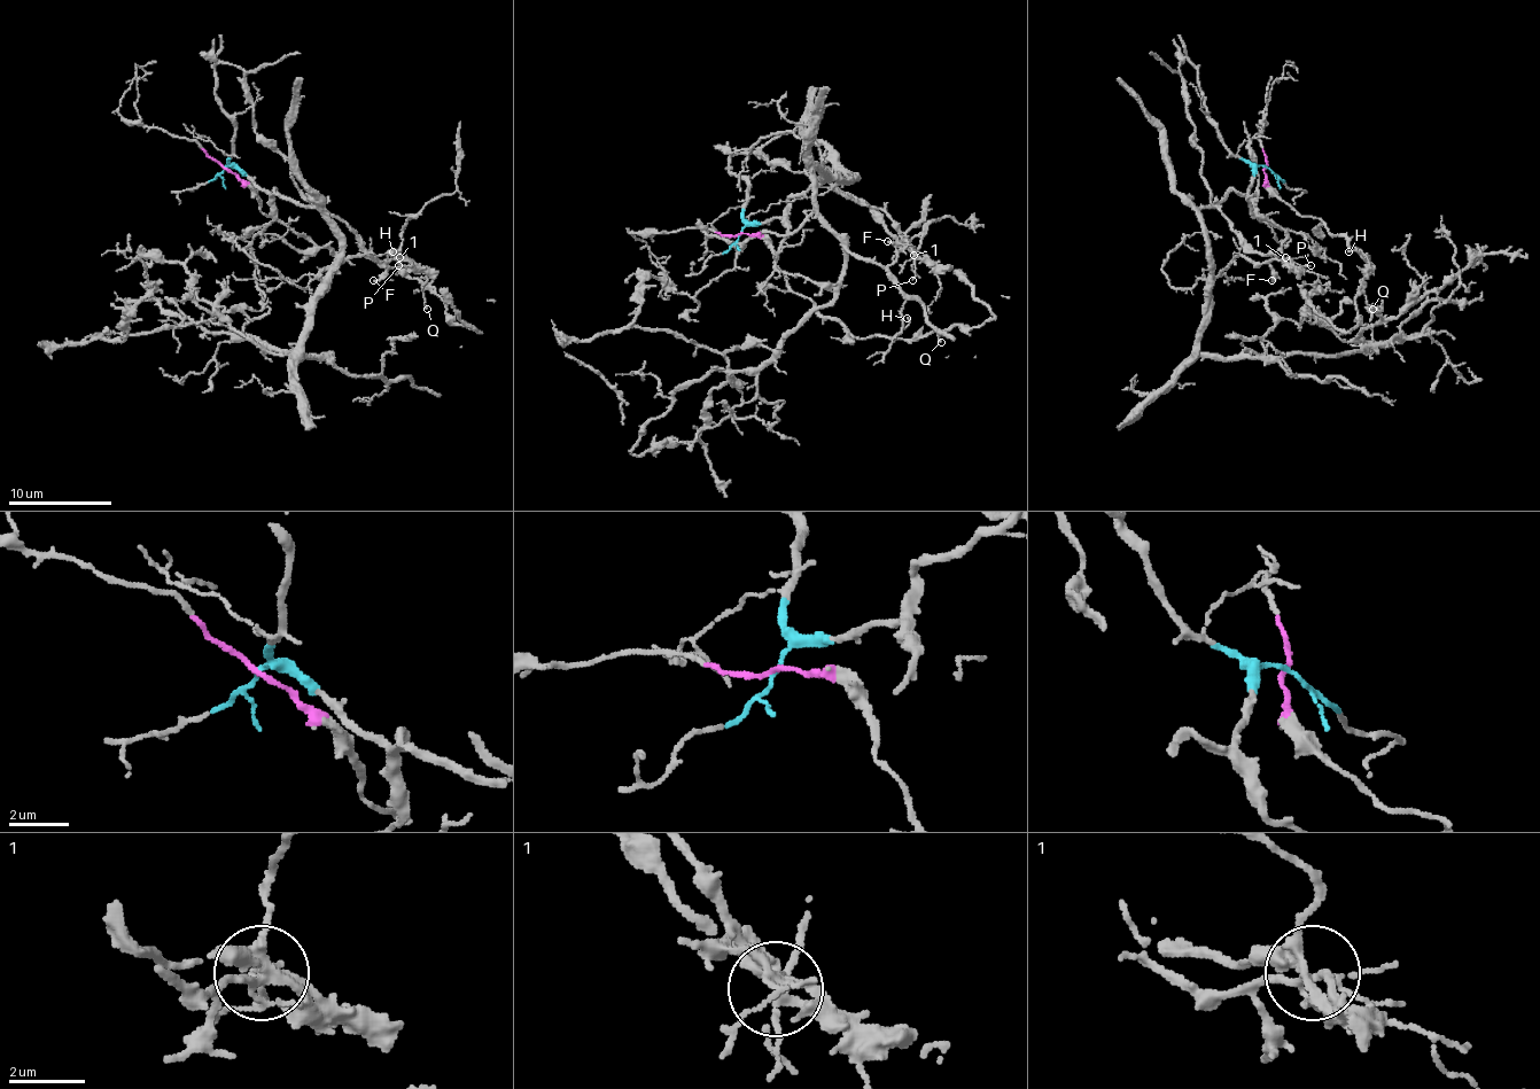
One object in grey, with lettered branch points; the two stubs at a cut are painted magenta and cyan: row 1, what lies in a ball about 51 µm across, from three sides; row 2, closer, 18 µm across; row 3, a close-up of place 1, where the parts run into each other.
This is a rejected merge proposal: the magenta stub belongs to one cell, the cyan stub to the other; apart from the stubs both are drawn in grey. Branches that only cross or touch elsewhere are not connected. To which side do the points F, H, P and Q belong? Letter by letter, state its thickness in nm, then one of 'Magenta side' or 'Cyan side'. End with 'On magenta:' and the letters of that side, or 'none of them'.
F: Thickness 150 nm. Cyan side
H: Thickness 110 nm. Magenta side
P: Thickness 110 nm. Cyan side
Q: Thickness 110 nm. Magenta side
On magenta: H, Q

